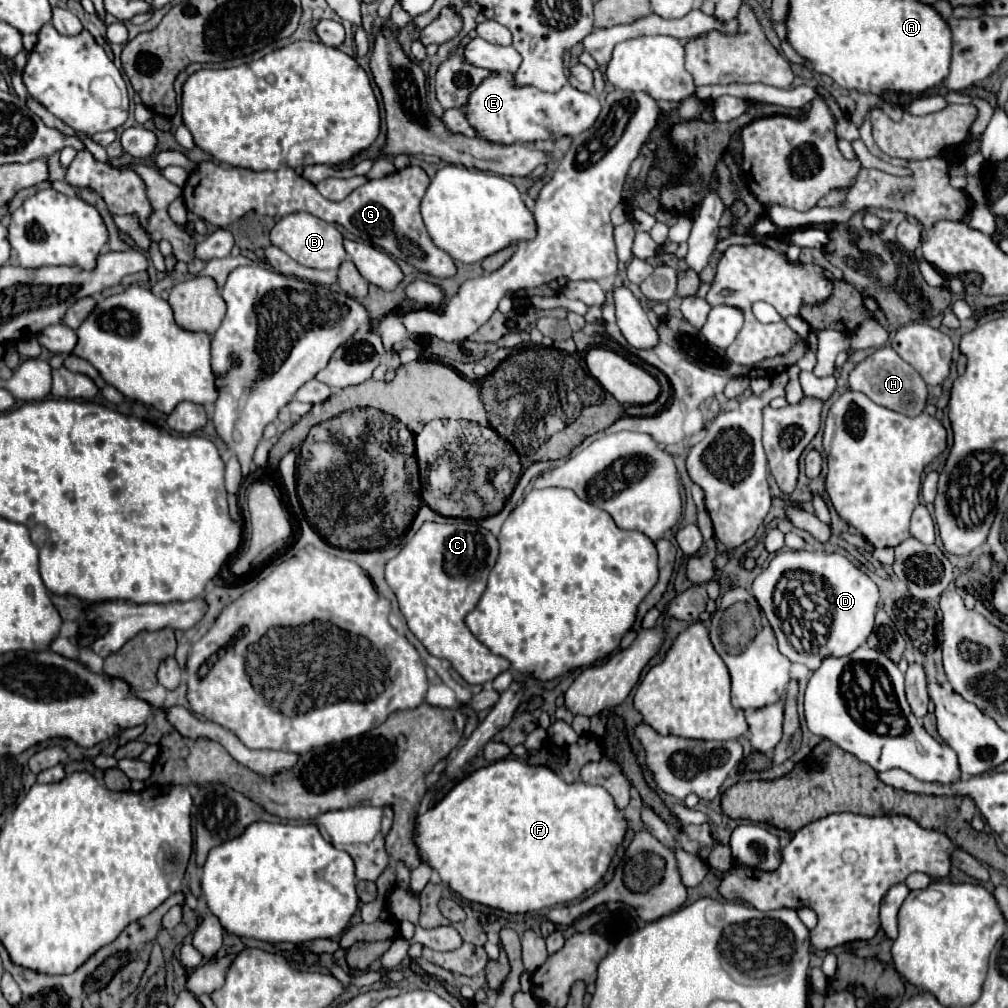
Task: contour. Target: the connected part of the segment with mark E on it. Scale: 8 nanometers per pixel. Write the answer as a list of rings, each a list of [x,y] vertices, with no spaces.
[[[493,73],[469,95],[461,111],[481,139],[499,145],[513,145],[581,135],[595,123],[599,107],[599,99],[595,95],[581,93],[569,83],[557,93],[545,93],[533,85],[515,85],[515,77],[511,73]]]

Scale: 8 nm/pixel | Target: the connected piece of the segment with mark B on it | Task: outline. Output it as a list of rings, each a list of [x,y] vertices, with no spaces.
[[[305,211],[281,217],[275,223],[275,227],[271,229],[269,239],[273,245],[277,245],[281,251],[285,251],[291,259],[295,259],[297,263],[301,263],[305,267],[313,267],[313,269],[337,269],[339,263],[343,263],[343,259],[347,257],[347,253],[343,249],[343,237],[337,231],[337,227],[333,223],[317,219],[315,215],[305,213]]]

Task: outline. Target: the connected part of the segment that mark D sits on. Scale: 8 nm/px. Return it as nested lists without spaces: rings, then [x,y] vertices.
[[[779,551],[755,577],[751,591],[775,631],[779,651],[813,671],[825,657],[849,655],[873,631],[879,589],[843,553]]]

